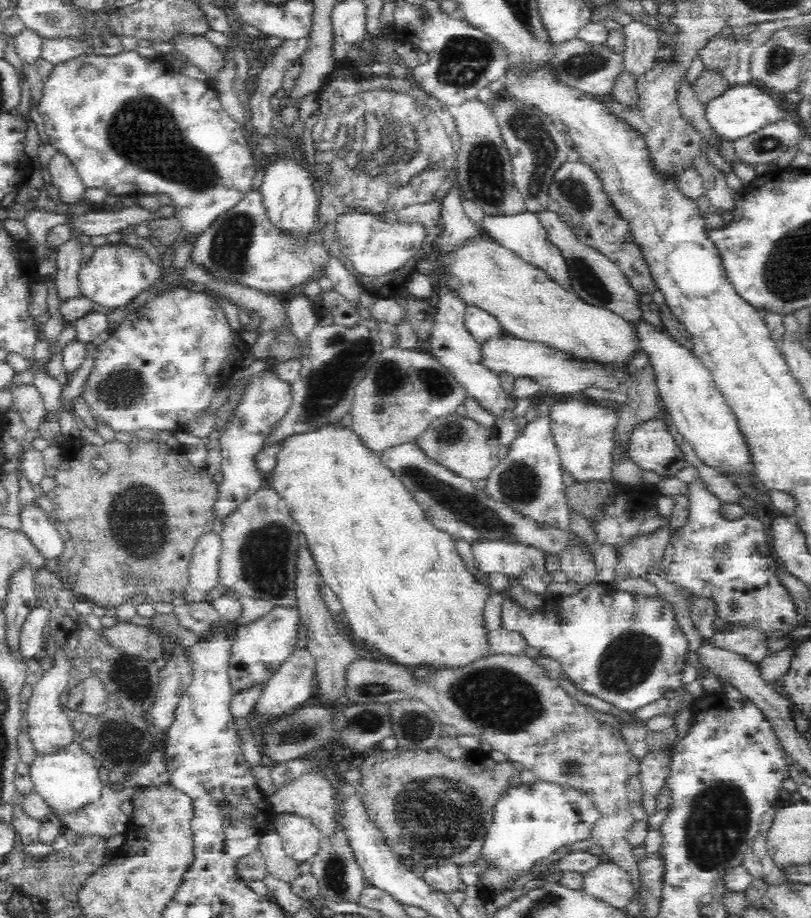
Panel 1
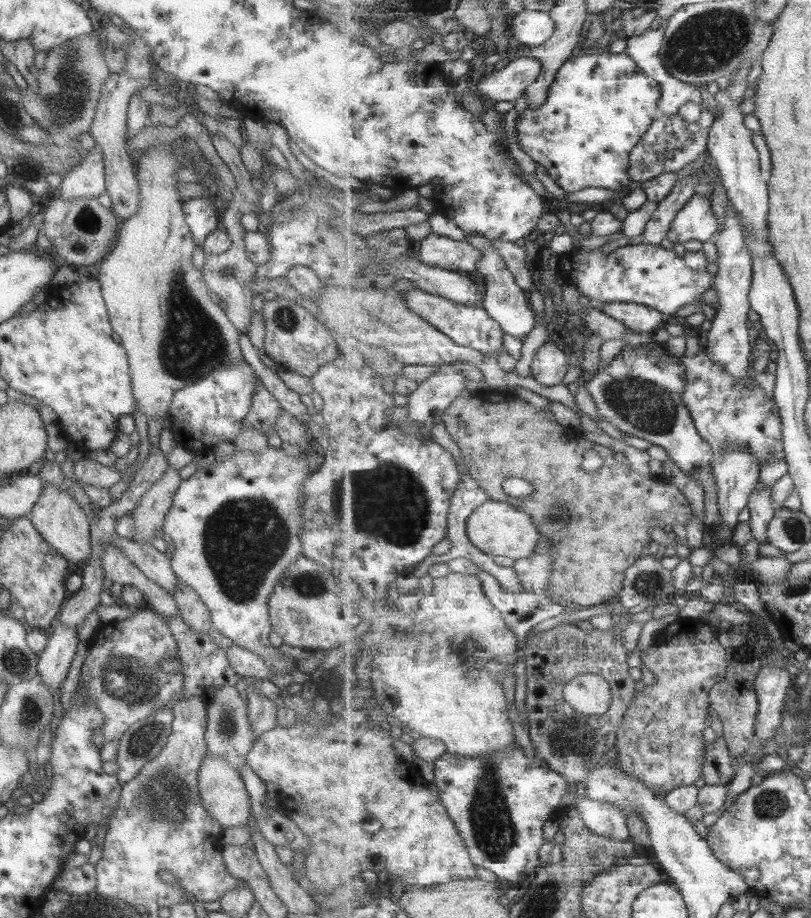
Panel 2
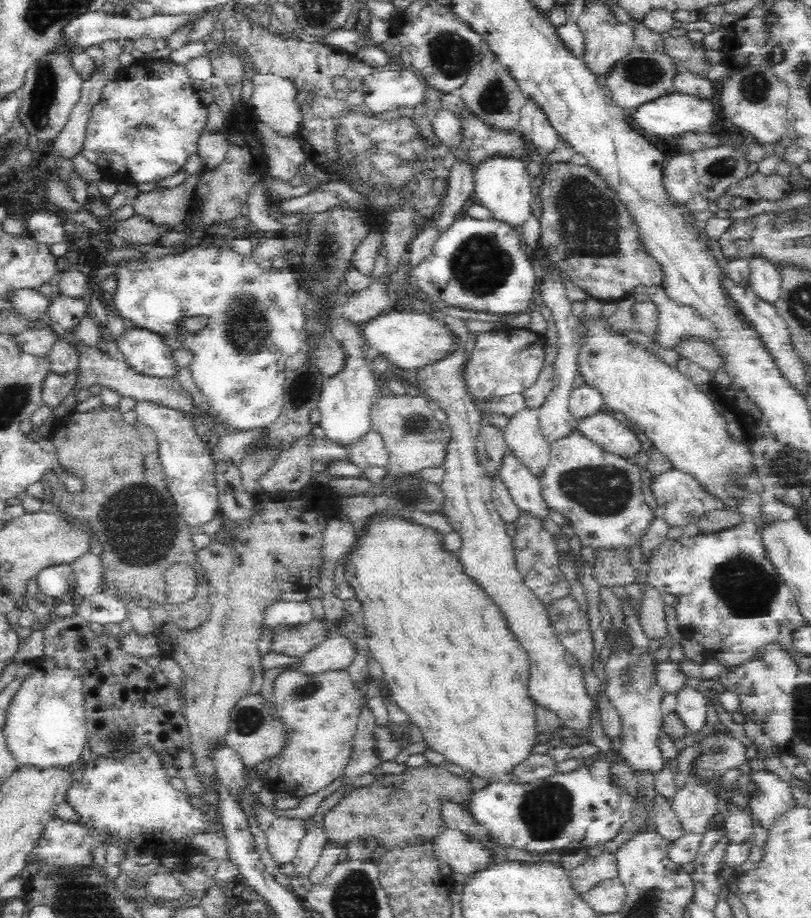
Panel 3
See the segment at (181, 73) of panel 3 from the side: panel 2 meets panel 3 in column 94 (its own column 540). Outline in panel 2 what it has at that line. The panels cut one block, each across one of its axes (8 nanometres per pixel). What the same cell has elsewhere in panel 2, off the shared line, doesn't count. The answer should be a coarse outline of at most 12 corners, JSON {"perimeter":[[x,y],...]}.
{"perimeter":[[626,51],[576,54],[520,148],[565,193],[627,193],[660,84]]}

